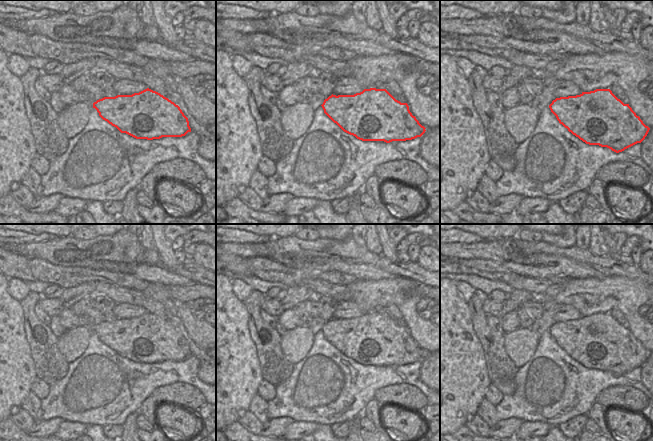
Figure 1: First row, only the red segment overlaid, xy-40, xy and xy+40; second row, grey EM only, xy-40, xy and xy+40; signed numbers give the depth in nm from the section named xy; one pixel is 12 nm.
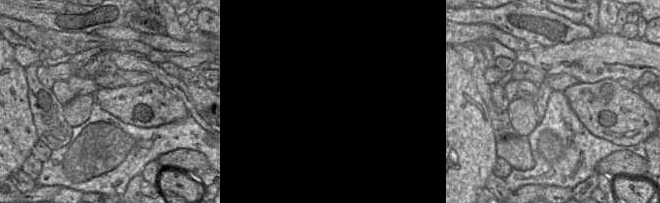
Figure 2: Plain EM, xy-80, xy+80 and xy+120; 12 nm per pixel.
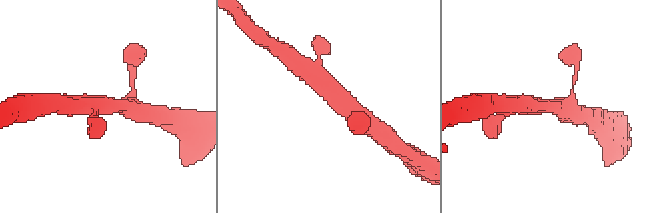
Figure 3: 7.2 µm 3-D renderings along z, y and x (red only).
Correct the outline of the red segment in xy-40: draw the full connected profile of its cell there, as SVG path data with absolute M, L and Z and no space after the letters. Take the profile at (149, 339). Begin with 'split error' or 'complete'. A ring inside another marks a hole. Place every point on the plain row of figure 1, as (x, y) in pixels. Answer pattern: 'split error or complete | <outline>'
complete | M149 312L132 319L104 321L93 327L99 340L136 363L182 361L191 356L178 329Z

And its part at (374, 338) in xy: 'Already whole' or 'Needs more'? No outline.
Already whole

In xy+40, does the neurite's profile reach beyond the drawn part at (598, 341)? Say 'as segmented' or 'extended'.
as segmented

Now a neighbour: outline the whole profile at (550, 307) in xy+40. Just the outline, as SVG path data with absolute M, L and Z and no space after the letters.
M548 300L543 303L543 314L535 320L532 324L531 329L536 333L538 338L548 329L555 324L555 313L559 310L562 304L558 304L553 300Z

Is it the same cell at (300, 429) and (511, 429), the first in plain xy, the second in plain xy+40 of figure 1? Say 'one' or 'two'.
two

